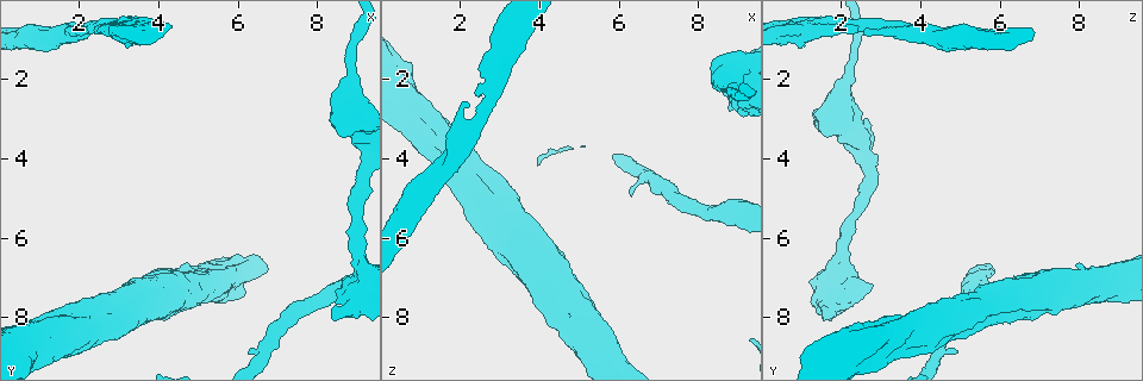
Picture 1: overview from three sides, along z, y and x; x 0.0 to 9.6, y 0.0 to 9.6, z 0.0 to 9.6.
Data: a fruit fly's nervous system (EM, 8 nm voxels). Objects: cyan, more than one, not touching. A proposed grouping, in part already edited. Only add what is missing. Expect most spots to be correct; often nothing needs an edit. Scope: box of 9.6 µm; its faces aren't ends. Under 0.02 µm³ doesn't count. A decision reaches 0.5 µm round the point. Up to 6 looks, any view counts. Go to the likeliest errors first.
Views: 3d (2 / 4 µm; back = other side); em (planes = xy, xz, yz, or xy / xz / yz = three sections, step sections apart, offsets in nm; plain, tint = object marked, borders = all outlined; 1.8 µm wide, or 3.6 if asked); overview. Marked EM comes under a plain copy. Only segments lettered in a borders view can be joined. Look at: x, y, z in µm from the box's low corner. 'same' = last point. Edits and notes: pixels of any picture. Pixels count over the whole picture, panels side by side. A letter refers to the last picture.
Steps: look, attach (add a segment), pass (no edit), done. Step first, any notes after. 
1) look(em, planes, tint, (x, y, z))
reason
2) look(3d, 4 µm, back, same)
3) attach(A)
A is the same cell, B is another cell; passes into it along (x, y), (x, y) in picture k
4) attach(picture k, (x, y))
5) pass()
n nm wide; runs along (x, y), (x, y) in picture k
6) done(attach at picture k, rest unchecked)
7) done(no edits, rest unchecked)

look(em, xy, step 4, tint, (6.30, 8.85, 4.85))
stops while still wide

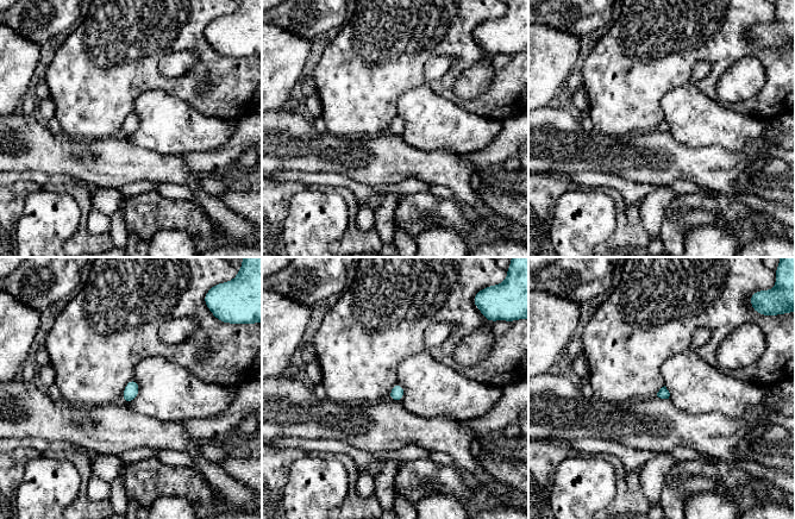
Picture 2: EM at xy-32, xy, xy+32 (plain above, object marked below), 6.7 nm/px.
look(em, planes, borders, same)
another direction

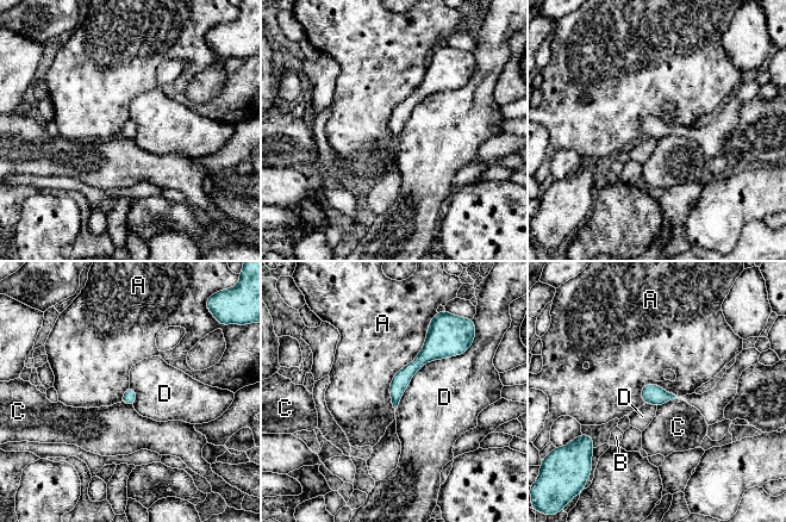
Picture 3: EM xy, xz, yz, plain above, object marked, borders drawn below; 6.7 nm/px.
pass()
A touches over 650 nm; A, B, C and D are other cells; runs along (431, 334), (395, 402) in picture 3; none of them fits

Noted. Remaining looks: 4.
look(3d, 4 µm, (2.15, 0.80, 2.65))
an open end

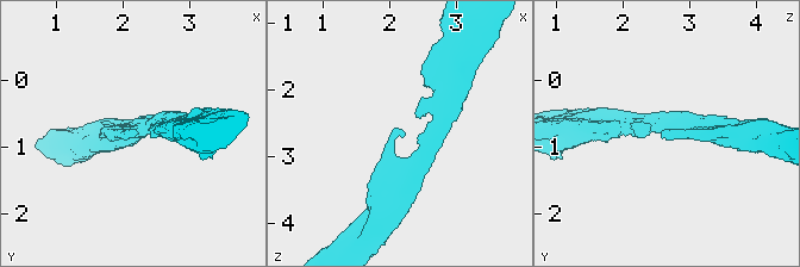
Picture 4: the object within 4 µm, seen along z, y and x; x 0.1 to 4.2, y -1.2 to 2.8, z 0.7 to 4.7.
look(em, planes, tint, (2.20, 0.85, 2.60))
now the EM

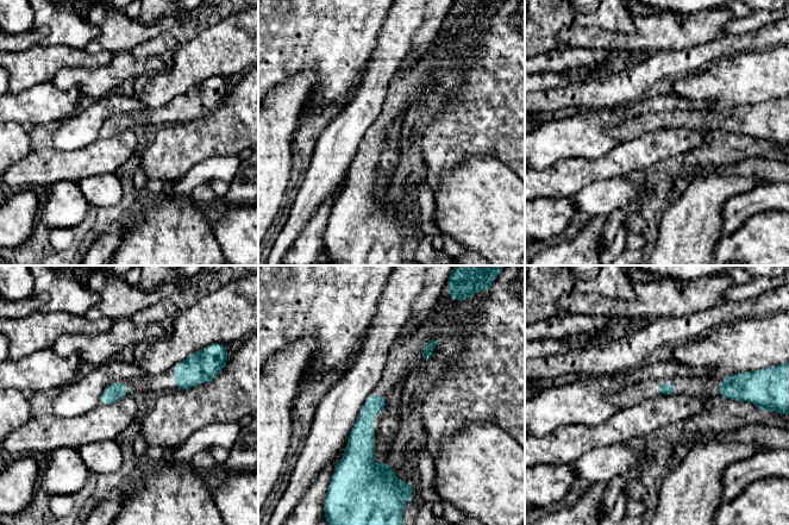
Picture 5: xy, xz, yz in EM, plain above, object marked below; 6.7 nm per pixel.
look(em, planes, borders, same)
see the neighbours

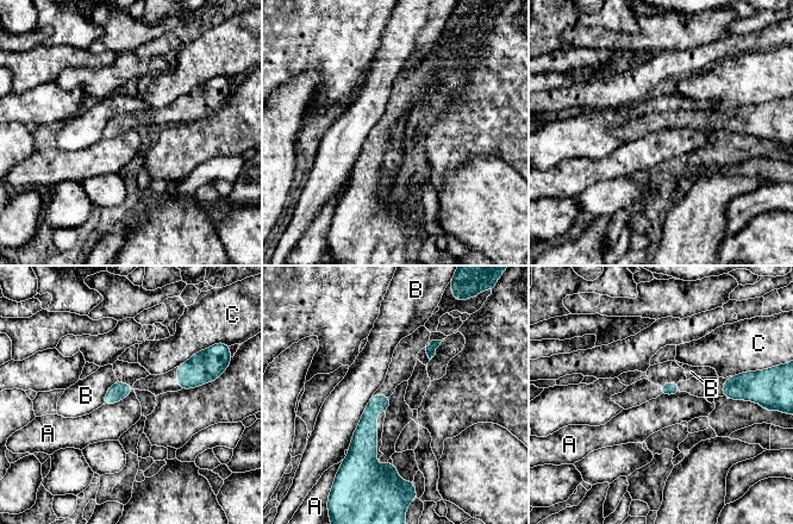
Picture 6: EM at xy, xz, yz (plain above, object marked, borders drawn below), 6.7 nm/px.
pass()
B touches over 400 nm; A, B and C are other cells; none of them fits

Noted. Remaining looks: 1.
done(no edits, rest unchecked)

